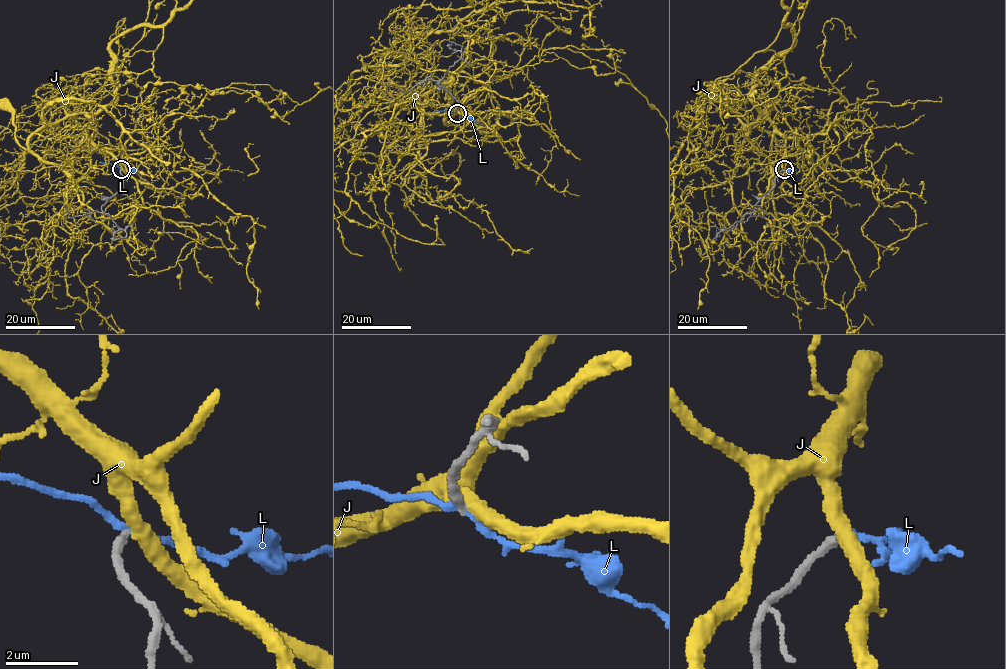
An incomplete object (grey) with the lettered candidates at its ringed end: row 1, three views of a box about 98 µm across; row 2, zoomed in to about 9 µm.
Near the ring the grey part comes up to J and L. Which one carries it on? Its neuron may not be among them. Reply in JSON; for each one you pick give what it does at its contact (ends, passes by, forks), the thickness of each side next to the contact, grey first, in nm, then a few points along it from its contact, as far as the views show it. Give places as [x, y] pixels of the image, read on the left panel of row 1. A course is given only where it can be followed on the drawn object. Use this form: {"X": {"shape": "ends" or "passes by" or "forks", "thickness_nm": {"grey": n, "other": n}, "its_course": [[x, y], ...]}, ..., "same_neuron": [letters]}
{"same_neuron": []}

